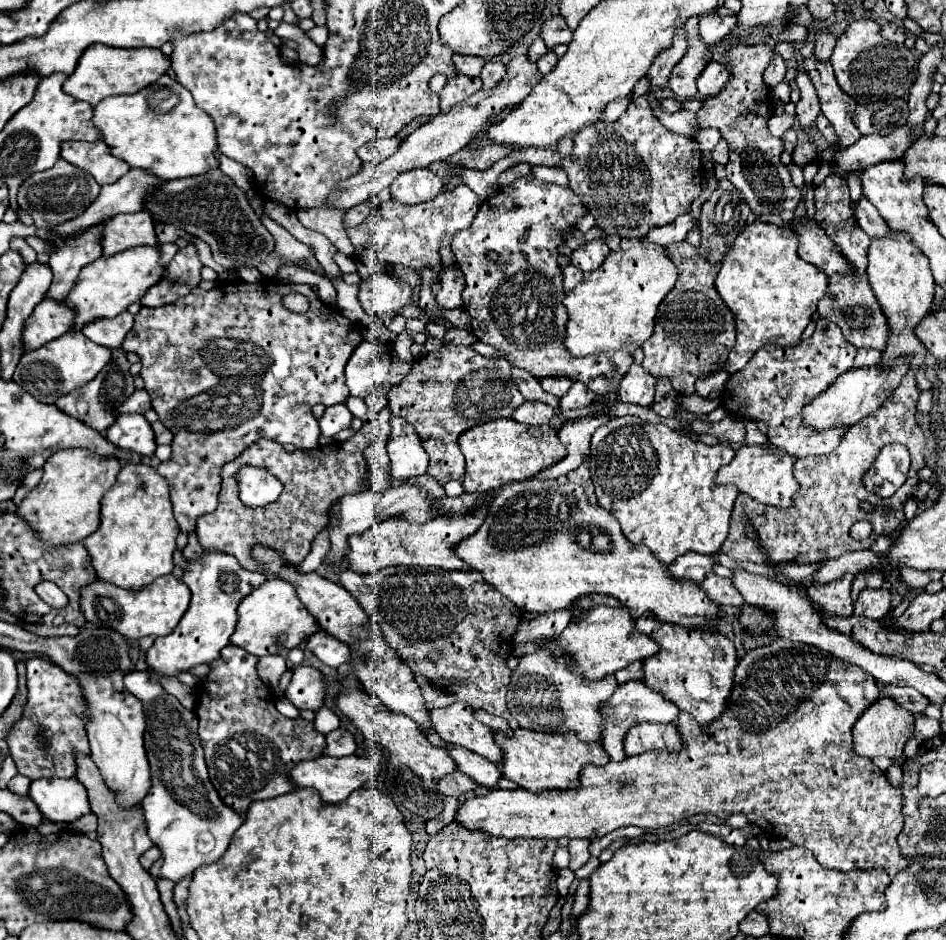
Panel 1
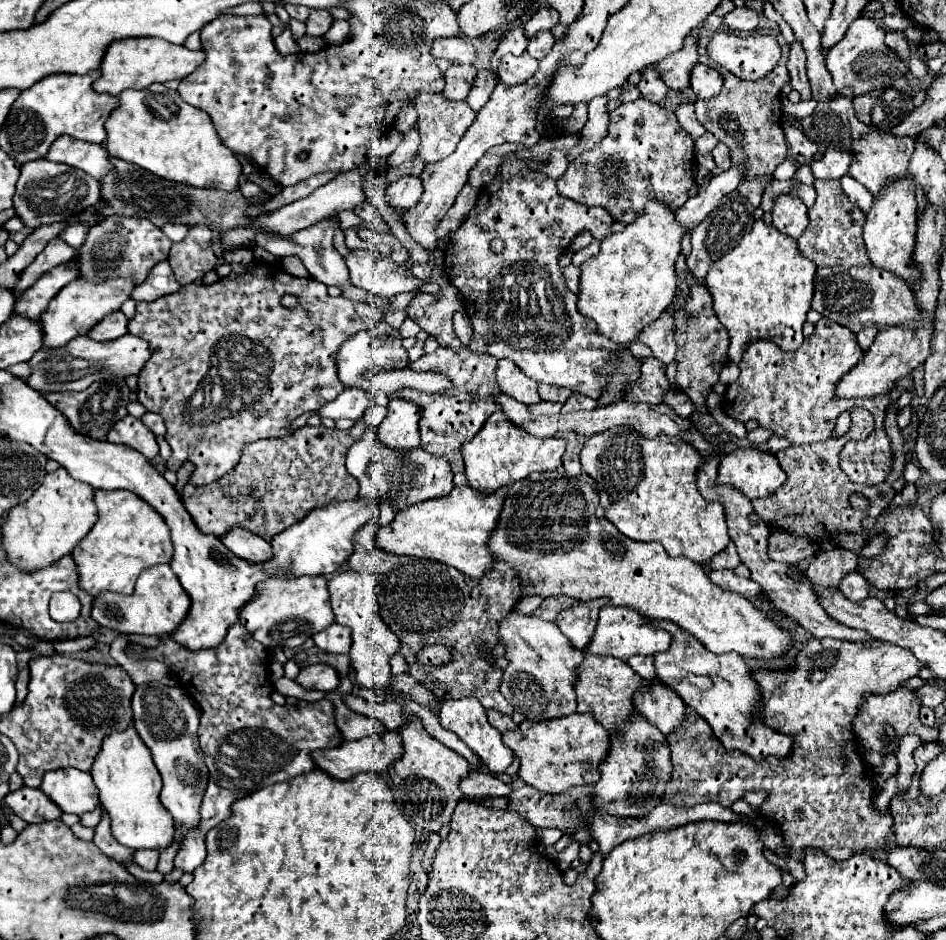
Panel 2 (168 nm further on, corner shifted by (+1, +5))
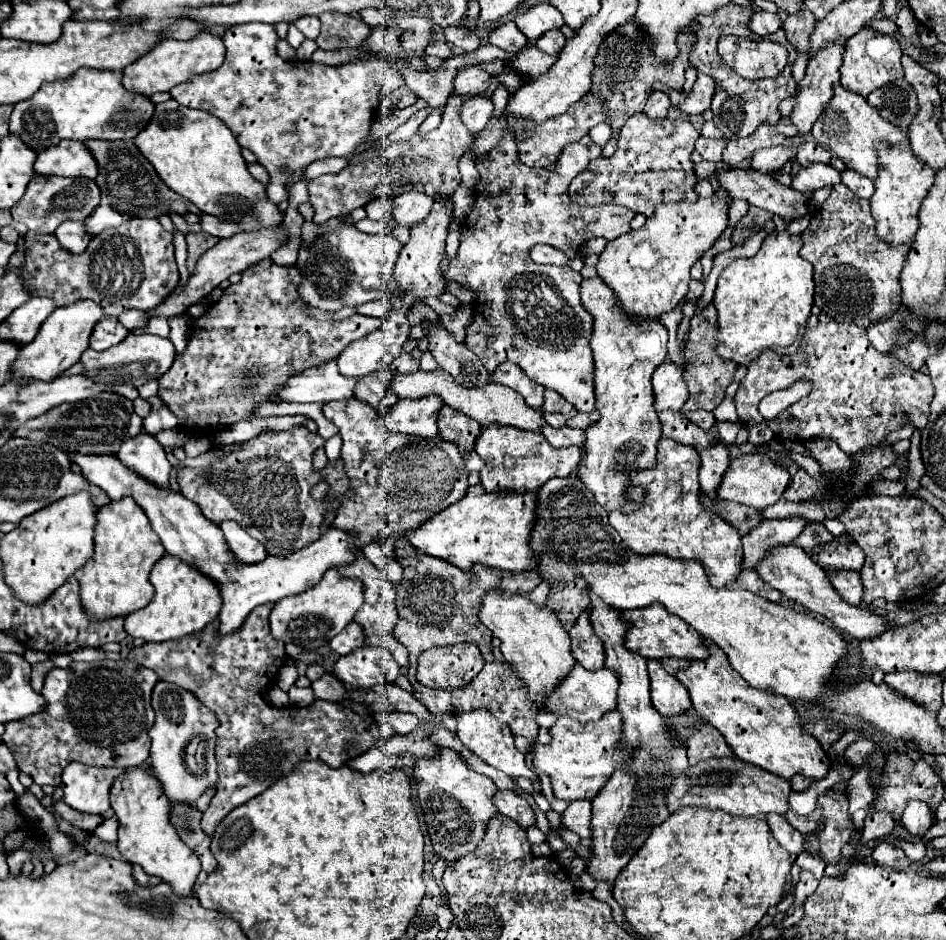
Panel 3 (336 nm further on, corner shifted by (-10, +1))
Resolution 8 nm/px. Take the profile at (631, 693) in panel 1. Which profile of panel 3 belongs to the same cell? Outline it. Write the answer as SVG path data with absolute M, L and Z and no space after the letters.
M575 665L575 669L571 669L571 673L567 673L567 677L557 683L557 689L553 689L553 705L549 705L549 701L543 701L539 707L543 711L569 715L585 725L589 721L601 719L603 713L613 711L617 707L617 687L619 687L619 679L607 667L599 671L587 671L581 669L581 665Z

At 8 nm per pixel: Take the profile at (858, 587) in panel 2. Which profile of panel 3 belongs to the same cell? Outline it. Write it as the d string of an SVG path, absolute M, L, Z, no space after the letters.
M825 569L829 575L829 581L837 593L841 593L843 601L849 601L849 605L861 605L861 595L863 595L863 585L861 577L857 571L849 569Z

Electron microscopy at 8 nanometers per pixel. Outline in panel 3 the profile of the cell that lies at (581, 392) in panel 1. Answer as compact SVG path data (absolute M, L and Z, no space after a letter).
M593 411L593 413L577 413L573 419L567 421L567 425L577 427L577 429L587 429L587 425L593 425L597 419L599 419L597 411Z

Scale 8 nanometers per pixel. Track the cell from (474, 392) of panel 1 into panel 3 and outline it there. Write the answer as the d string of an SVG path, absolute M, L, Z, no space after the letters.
M445 405L439 413L437 429L439 429L439 437L457 443L459 453L469 471L481 471L483 463L473 449L473 445L481 433L481 425L477 421L473 421L471 417L465 417L465 413L455 411Z

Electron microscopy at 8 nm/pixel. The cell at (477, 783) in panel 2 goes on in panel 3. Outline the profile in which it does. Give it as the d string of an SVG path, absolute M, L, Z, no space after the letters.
M499 791L493 797L493 803L497 805L499 813L517 821L523 829L529 829L529 827L537 825L537 817L535 817L535 811L531 809L531 805L523 797L515 795L513 791Z

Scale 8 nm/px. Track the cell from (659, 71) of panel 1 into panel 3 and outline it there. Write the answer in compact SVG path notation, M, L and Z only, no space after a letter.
M653 91L647 99L647 105L643 109L643 113L647 117L653 117L653 119L663 119L667 117L667 111L671 107L671 101L669 101L669 95L663 93L663 91Z

